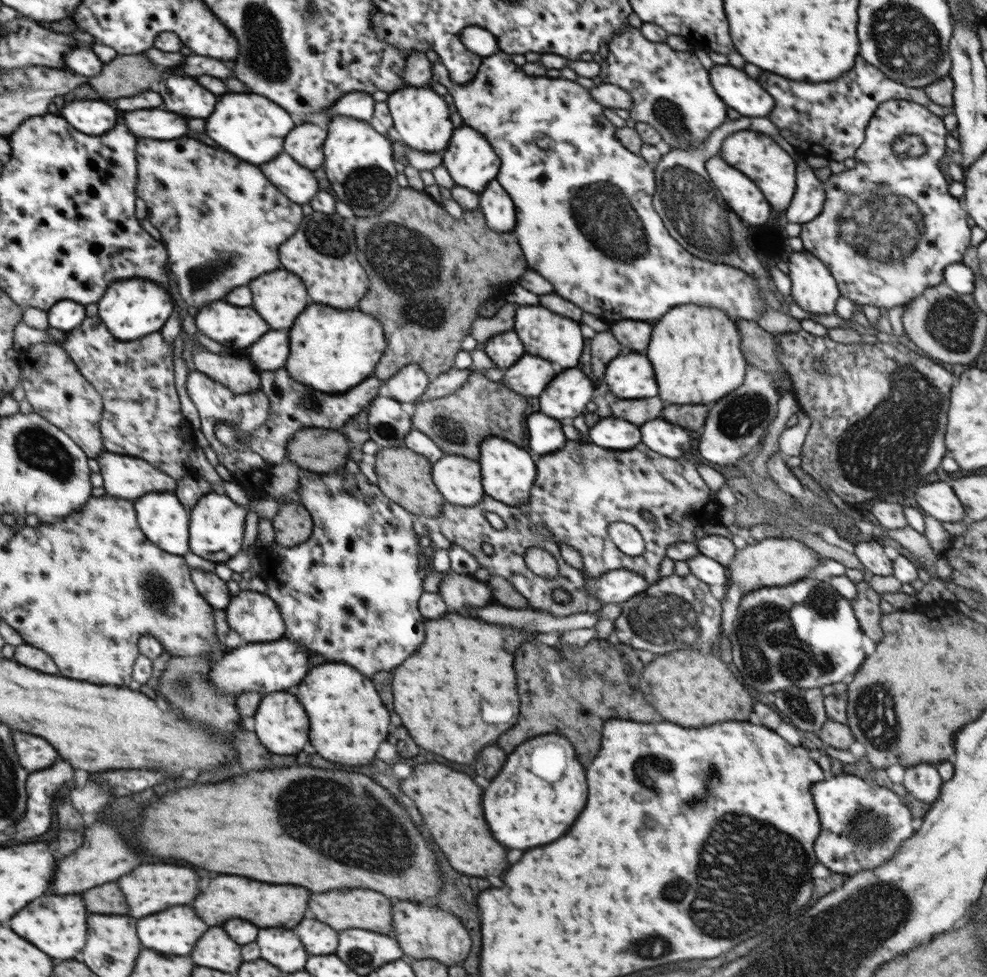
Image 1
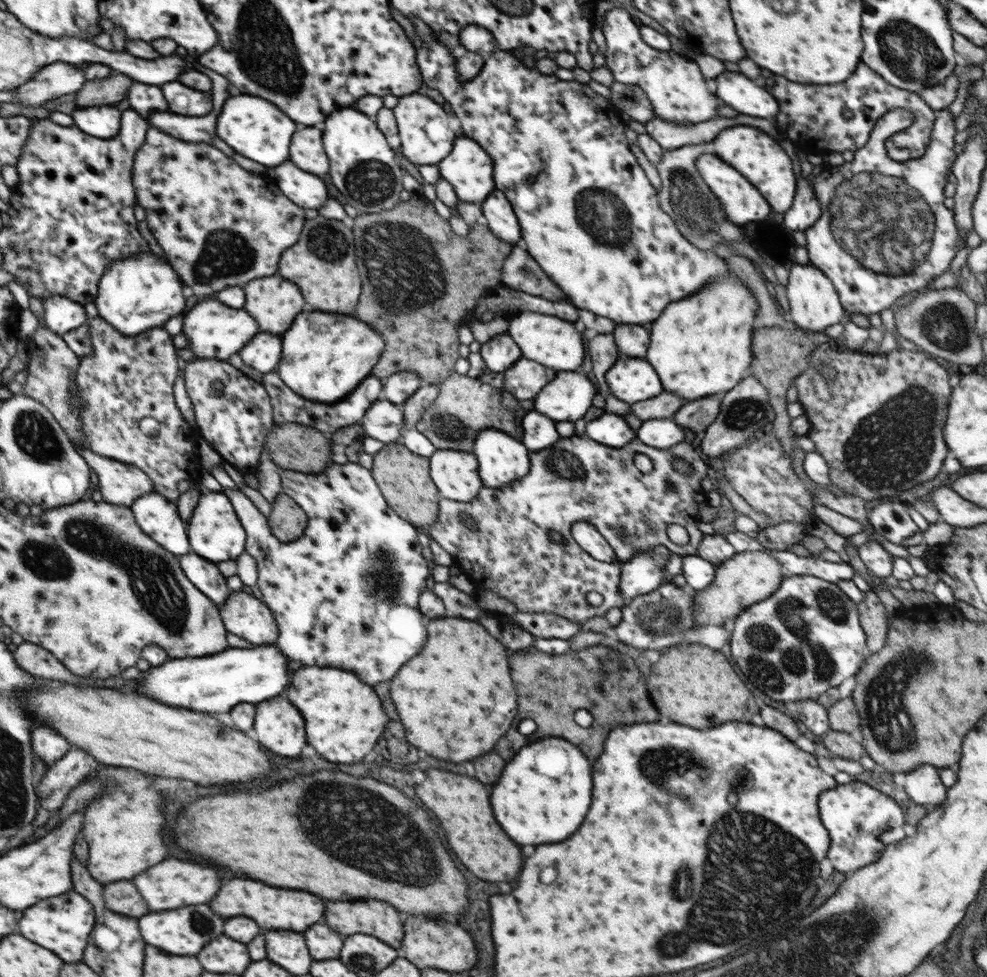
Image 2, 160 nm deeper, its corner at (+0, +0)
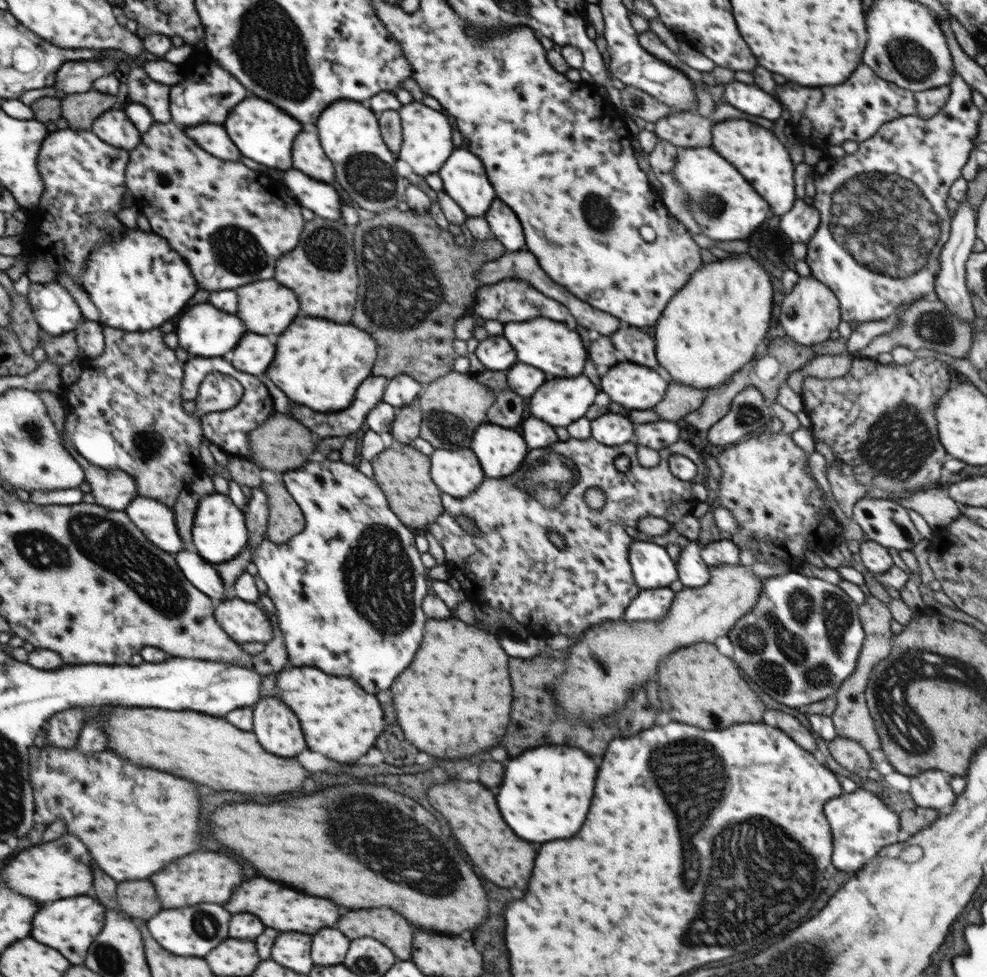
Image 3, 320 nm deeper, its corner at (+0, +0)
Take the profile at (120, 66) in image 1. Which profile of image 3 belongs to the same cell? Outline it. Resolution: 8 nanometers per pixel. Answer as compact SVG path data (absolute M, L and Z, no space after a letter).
M94 88L83 93L72 93L61 99L61 116L67 120L70 129L91 130L97 118L107 110L112 109L116 96L108 96L106 93L98 92Z

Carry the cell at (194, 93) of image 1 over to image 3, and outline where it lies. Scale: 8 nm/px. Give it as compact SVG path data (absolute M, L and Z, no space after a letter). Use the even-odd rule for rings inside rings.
M196 47L188 60L188 62L190 60L194 62L194 80L184 80L170 88L172 120L183 128L184 126L198 126L204 122L223 125L230 110L248 96L246 88L230 72L226 72L224 68L214 64L214 60L210 64L204 64L204 68L202 68L202 56L198 56L198 54L204 54L204 49ZM194 56L198 56L198 58L194 58Z

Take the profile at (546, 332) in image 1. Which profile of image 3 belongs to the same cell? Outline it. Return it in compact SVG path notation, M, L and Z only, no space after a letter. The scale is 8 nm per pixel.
M534 318L528 322L520 322L520 324L509 323L503 326L503 335L514 346L520 362L540 368L546 374L566 378L566 376L580 376L584 370L584 364L588 358L584 342L578 332L568 330L566 324L562 324L562 322Z

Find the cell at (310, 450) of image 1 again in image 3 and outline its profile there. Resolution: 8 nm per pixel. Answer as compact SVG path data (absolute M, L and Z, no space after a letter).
M275 411L261 427L250 431L248 437L249 460L262 469L285 473L292 469L299 469L317 457L316 440L318 437L306 426L279 411Z

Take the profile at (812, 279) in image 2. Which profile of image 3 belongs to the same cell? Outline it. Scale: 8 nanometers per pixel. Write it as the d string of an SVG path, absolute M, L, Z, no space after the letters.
M799 276L798 283L794 284L790 292L786 292L782 300L780 324L786 336L802 346L815 347L824 340L830 339L830 332L838 329L841 321L838 298L828 286L821 284L812 276Z

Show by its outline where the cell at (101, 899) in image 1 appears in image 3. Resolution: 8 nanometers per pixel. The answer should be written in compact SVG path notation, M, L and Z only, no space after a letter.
M148 880L120 882L116 898L120 902L120 908L136 918L148 920L162 910L160 900L156 896L156 888Z

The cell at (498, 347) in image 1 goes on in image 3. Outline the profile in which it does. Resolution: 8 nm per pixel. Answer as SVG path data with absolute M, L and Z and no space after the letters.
M503 334L480 341L474 354L488 370L507 371L516 362L516 352Z

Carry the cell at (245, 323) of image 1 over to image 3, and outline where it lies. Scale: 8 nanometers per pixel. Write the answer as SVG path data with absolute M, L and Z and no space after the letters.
M198 304L192 310L188 310L176 324L176 334L180 347L188 352L191 358L224 357L226 352L232 352L234 346L238 346L242 334L246 334L246 328L238 316L226 314L210 304Z

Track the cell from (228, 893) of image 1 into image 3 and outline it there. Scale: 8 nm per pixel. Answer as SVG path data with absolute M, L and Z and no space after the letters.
M254 878L246 884L242 884L242 888L238 888L238 892L234 892L234 900L230 900L230 904L226 904L224 908L230 908L230 912L250 912L256 914L260 920L266 920L266 926L274 928L274 930L282 930L282 932L304 932L304 934L314 934L320 928L326 926L334 926L340 918L340 908L326 900L326 898L314 898L314 896L306 896L300 894L292 888L284 888L282 884L270 882L266 878Z

